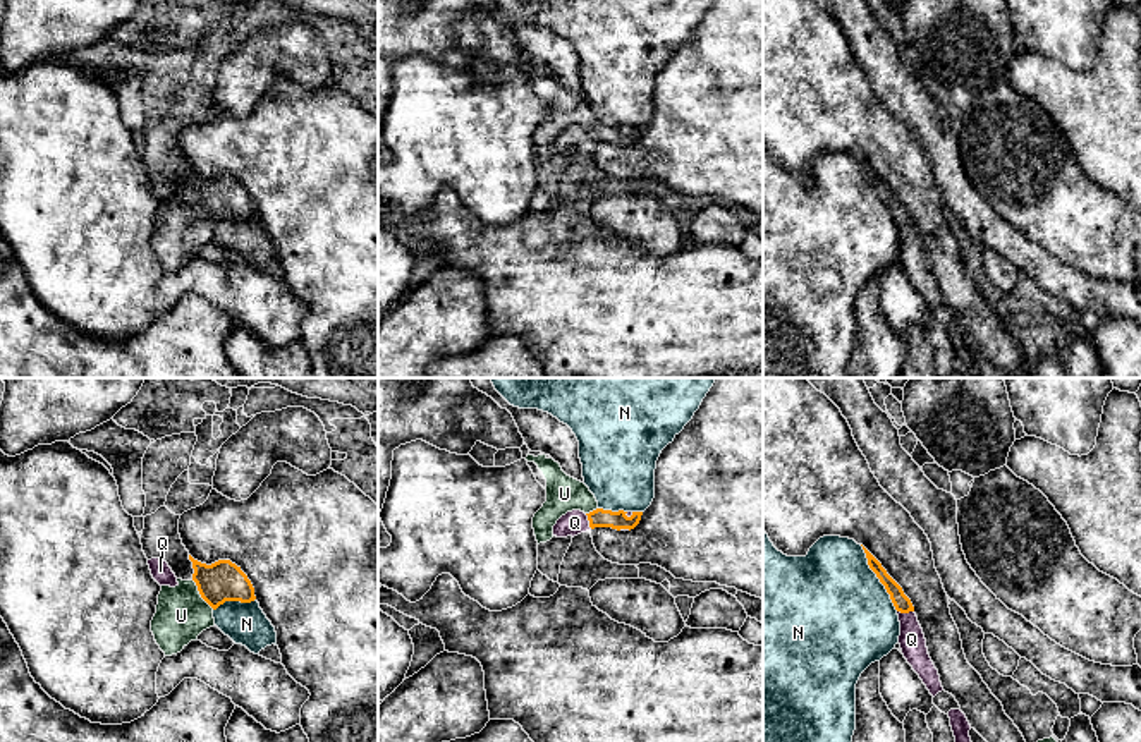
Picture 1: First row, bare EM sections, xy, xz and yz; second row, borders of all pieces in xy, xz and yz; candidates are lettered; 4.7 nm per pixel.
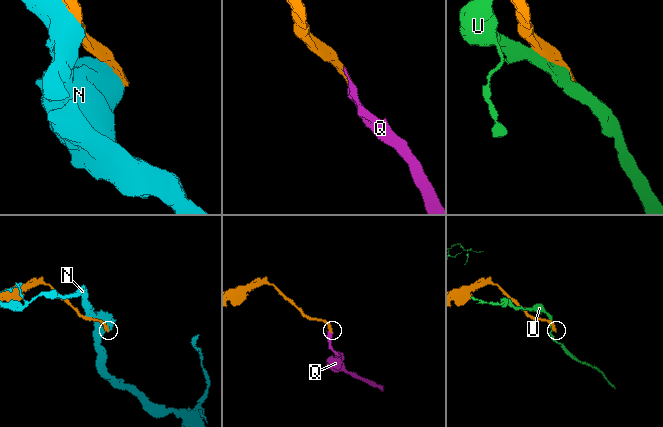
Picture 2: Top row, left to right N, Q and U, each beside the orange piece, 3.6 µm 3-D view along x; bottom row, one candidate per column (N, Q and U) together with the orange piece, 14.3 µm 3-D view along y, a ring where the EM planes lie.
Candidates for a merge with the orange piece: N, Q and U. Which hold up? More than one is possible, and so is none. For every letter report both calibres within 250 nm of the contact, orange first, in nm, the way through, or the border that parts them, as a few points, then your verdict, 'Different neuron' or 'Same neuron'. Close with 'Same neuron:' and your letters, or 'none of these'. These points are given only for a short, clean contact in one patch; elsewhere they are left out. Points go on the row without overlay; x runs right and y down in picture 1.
N: Thickness 80 nm (orange) against 500 nm. Different neuron
Q: Thickness 80 nm (orange) against 120 nm. Path across: yz (901, 217), (906, 227), (911, 255). Same neuron
U: Thickness 190 nm (orange) against 240 nm. Different neuron
Same neuron: Q

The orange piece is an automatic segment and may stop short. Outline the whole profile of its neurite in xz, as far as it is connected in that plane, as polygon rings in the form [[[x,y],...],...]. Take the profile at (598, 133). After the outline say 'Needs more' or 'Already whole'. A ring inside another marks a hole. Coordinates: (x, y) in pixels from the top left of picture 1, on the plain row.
[[[596,124],[589,129],[584,129],[581,125],[572,125],[557,136],[557,139],[553,141],[553,151],[574,153],[595,143],[612,143],[617,146],[631,146],[639,139],[641,131],[643,127],[624,127],[624,125],[612,127],[603,124]]]. Needs more

